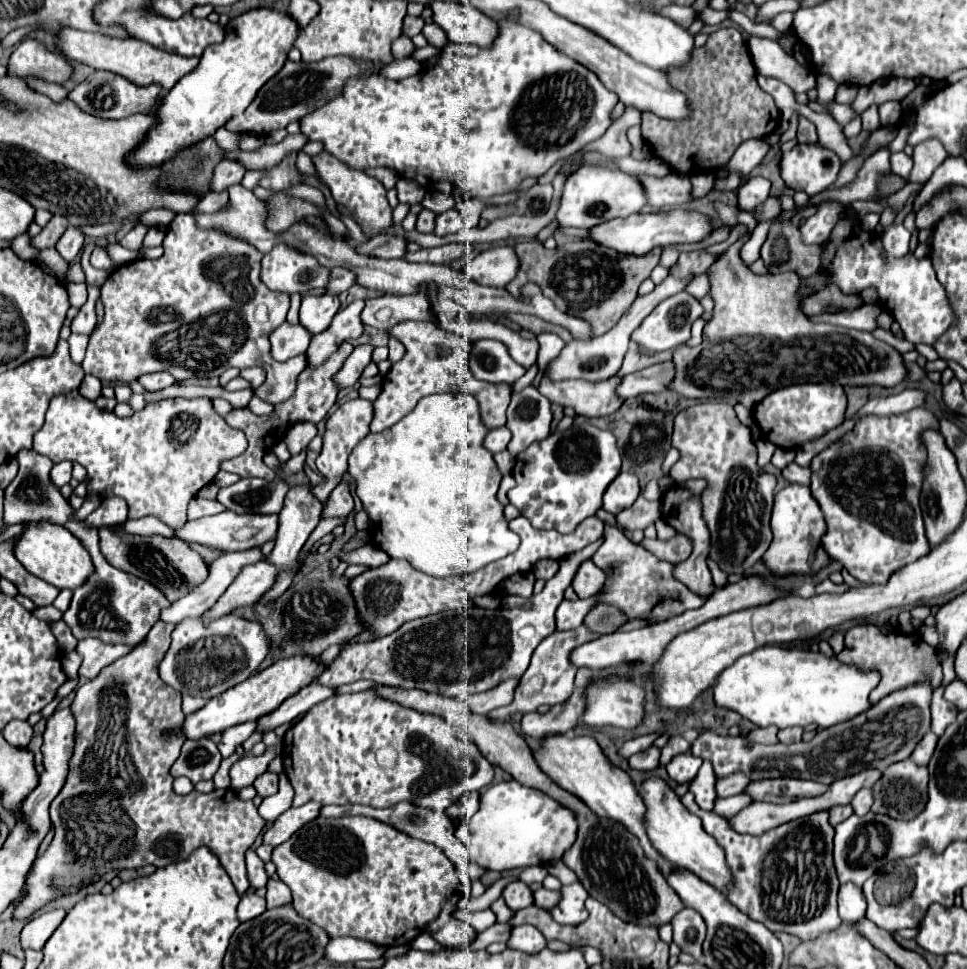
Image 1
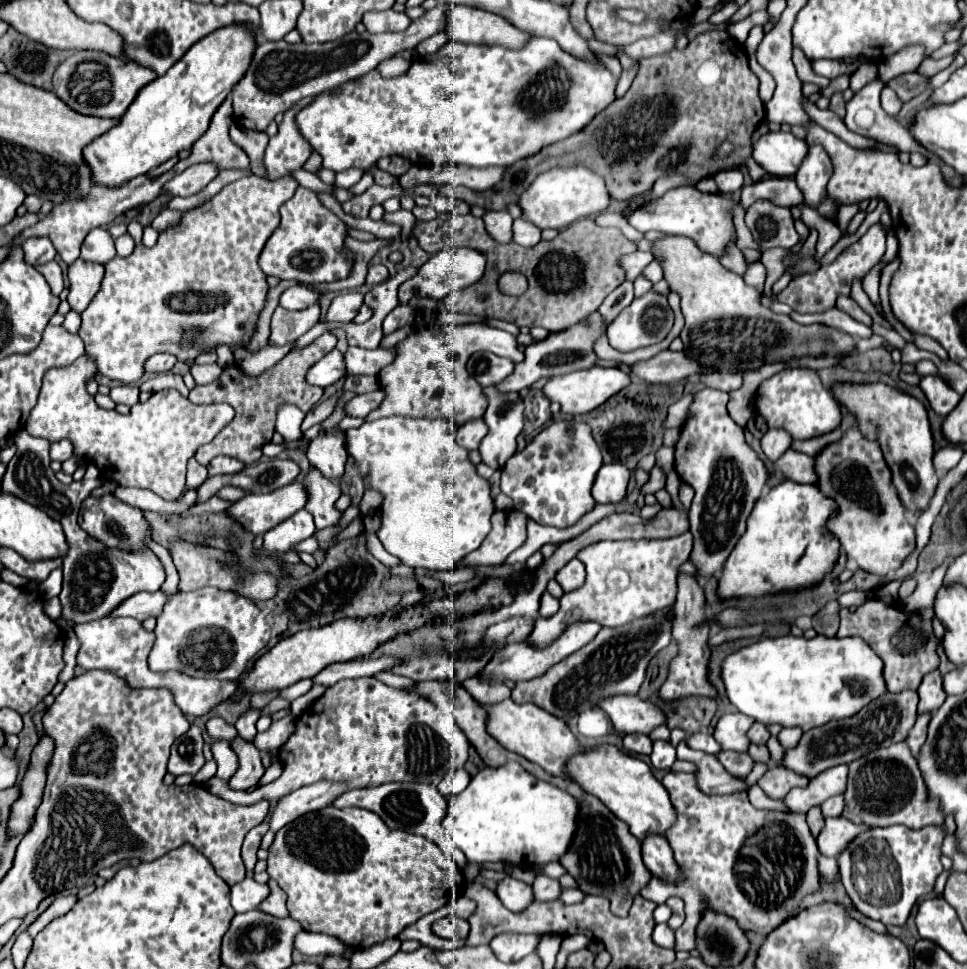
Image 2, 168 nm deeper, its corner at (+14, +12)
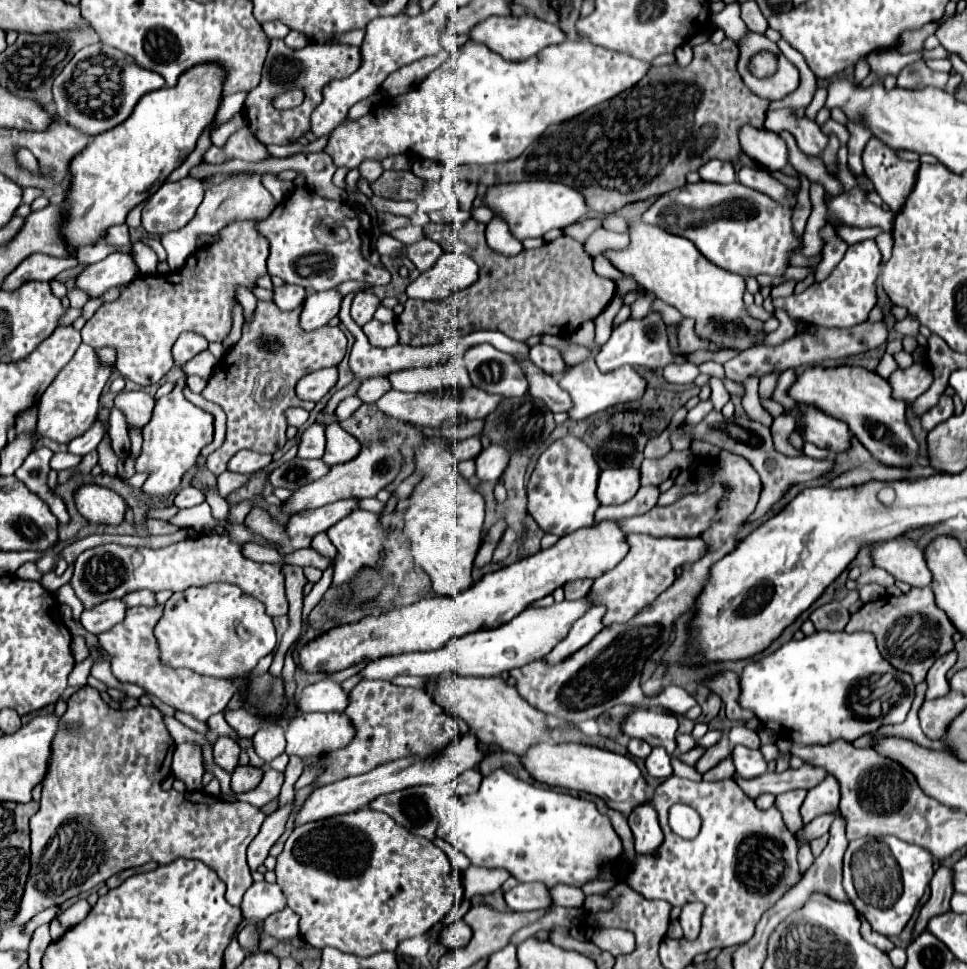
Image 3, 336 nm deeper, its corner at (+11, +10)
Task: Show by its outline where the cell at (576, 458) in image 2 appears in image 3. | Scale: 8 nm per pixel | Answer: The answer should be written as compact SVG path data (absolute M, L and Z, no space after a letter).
M575 436L557 440L541 454L529 478L527 512L543 532L551 532L557 536L565 536L579 528L591 526L595 522L595 510L599 508L599 500L595 496L597 476L599 466L591 454L591 448L583 440Z

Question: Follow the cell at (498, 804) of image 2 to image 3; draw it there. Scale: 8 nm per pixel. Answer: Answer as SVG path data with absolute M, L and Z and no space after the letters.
M495 770L485 776L475 794L461 796L459 806L453 808L437 828L437 836L447 840L459 854L467 856L473 866L503 868L517 882L543 882L547 888L557 884L581 888L587 882L599 880L599 862L607 862L607 858L619 858L619 854L623 854L619 836L615 834L609 818L599 814L595 802L551 788L537 788L505 770Z

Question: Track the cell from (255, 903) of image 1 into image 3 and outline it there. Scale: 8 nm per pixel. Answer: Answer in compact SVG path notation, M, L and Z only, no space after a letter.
M253 882L253 886L245 892L241 902L243 916L249 922L265 920L267 916L275 914L277 910L283 910L285 906L287 902L281 886L269 882Z

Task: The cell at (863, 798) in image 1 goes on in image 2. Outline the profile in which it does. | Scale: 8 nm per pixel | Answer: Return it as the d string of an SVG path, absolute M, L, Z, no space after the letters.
M842 794L832 796L832 798L828 798L828 800L822 804L822 814L824 814L824 818L828 818L828 816L840 816L842 810L844 810L844 796L842 796Z

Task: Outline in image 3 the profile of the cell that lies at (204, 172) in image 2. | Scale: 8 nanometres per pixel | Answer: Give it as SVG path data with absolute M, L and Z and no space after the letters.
M187 176L179 182L165 182L145 204L141 212L141 226L151 236L169 234L173 230L187 226L201 202L201 180Z

